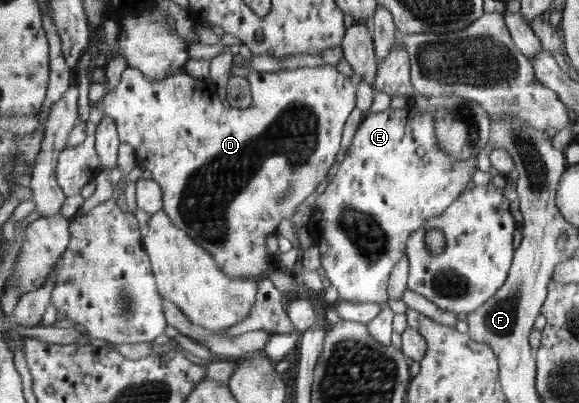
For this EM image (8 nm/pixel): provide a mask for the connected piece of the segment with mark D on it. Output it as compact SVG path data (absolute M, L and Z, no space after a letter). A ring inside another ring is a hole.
M325 63L319 67L300 67L296 69L281 69L276 72L261 72L249 69L248 80L251 82L252 98L250 108L235 108L230 105L221 104L221 98L215 93L218 85L209 83L208 80L199 80L191 77L184 69L178 70L163 80L150 80L141 70L127 68L122 73L122 80L114 92L107 93L102 98L104 114L109 114L117 122L122 143L129 143L133 146L137 155L141 179L156 180L163 190L163 200L165 200L164 210L171 217L171 220L181 229L186 230L191 238L195 239L202 247L205 247L212 255L218 265L222 267L227 275L235 279L255 279L263 278L265 273L271 272L271 263L277 258L276 253L267 251L267 236L277 233L279 222L289 219L295 212L297 206L301 206L313 192L315 188L327 178L329 170L335 164L335 158L341 150L341 136L345 130L345 122L349 114L355 110L355 94L357 94L357 84L361 80L355 80L356 74L346 76L337 70L335 65Z

